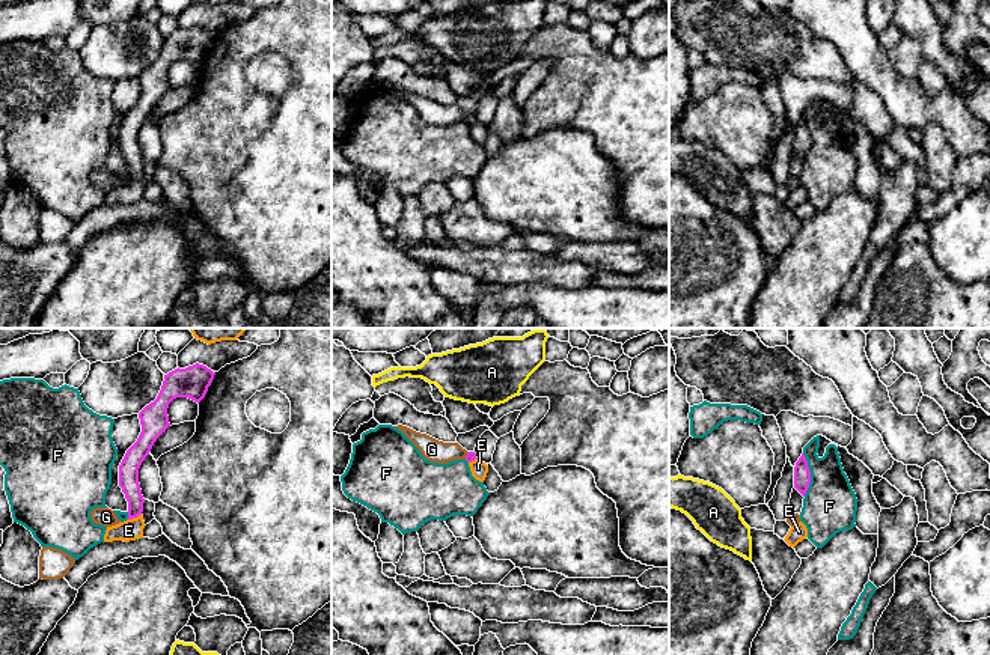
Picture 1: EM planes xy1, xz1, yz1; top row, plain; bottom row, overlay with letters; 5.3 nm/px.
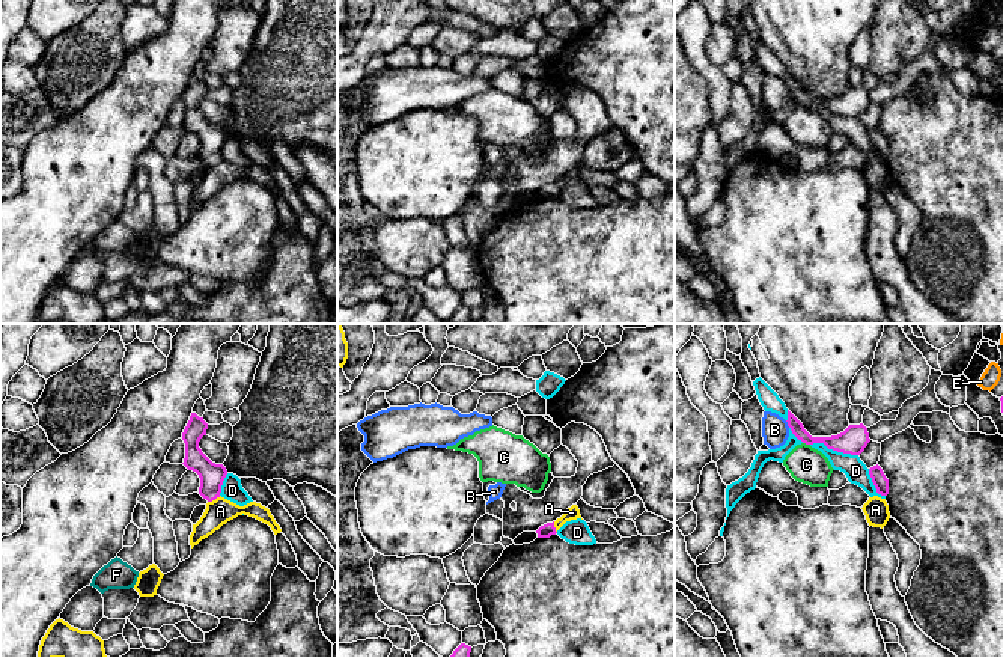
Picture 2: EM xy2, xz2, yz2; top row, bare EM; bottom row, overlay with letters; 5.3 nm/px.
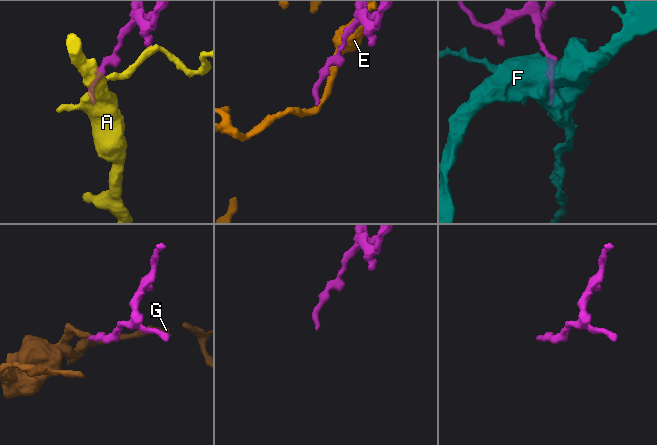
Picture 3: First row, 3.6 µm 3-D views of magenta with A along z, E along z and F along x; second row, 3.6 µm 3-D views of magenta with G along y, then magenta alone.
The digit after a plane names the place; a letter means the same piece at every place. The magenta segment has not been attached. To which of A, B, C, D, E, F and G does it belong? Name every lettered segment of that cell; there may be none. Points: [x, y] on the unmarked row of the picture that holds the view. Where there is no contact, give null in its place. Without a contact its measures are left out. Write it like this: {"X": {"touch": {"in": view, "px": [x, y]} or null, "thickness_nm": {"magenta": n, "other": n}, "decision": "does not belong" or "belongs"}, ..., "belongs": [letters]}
{"A": {"touch": {"in": "xy2", "px": [214, 161]}, "thickness_nm": {"magenta": 130, "other": 140}, "decision": "does not belong"}, "B": {"touch": {"in": "yz2", "px": [788, 86]}, "thickness_nm": {"magenta": 70, "other": 140}, "decision": "does not belong"}, "C": {"touch": {"in": "yz2", "px": [806, 106]}, "thickness_nm": {"magenta": 150, "other": 200}, "decision": "does not belong"}, "D": {"touch": {"in": "yz2", "px": [835, 112]}, "thickness_nm": {"magenta": 150, "other": 120}, "decision": "does not belong"}, "E": {"touch": {"in": "xy1", "px": [134, 179]}, "thickness_nm": {"magenta": 110, "other": 110}, "decision": "does not belong"}, "F": {"touch": {"in": "yz1", "px": [809, 137]}, "thickness_nm": {"magenta": 100, "other": 280}, "decision": "does not belong"}, "G": {"touch": {"in": "xz1", "px": [467, 118]}, "thickness_nm": {"magenta": 50, "other": 120}, "decision": "belongs"}, "belongs": ["G"]}

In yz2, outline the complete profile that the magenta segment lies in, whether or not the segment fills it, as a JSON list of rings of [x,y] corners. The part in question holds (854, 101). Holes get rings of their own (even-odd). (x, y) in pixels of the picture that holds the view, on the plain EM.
[[[788,72],[788,89],[792,96],[806,107],[824,105],[828,112],[860,118],[870,104],[867,90],[860,87],[849,87],[843,95],[831,99],[812,99],[803,86]]]

